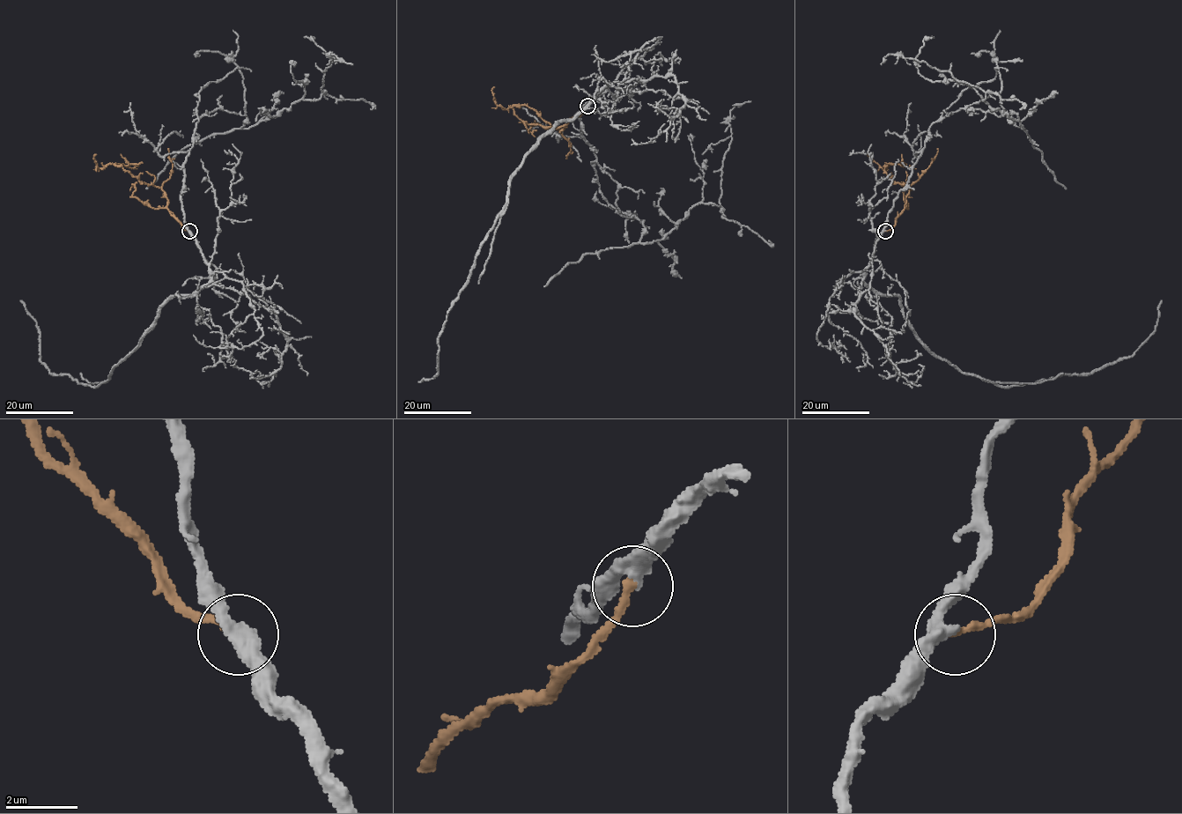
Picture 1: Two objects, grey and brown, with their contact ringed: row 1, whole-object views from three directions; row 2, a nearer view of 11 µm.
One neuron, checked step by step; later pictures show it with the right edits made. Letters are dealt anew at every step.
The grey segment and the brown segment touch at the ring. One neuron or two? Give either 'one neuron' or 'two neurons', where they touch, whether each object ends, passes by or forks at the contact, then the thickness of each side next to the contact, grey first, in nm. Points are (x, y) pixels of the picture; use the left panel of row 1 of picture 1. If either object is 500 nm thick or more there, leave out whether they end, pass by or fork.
one neuron; place (189, 231); grey passes by; brown ends; calibres 400 and 240 nm

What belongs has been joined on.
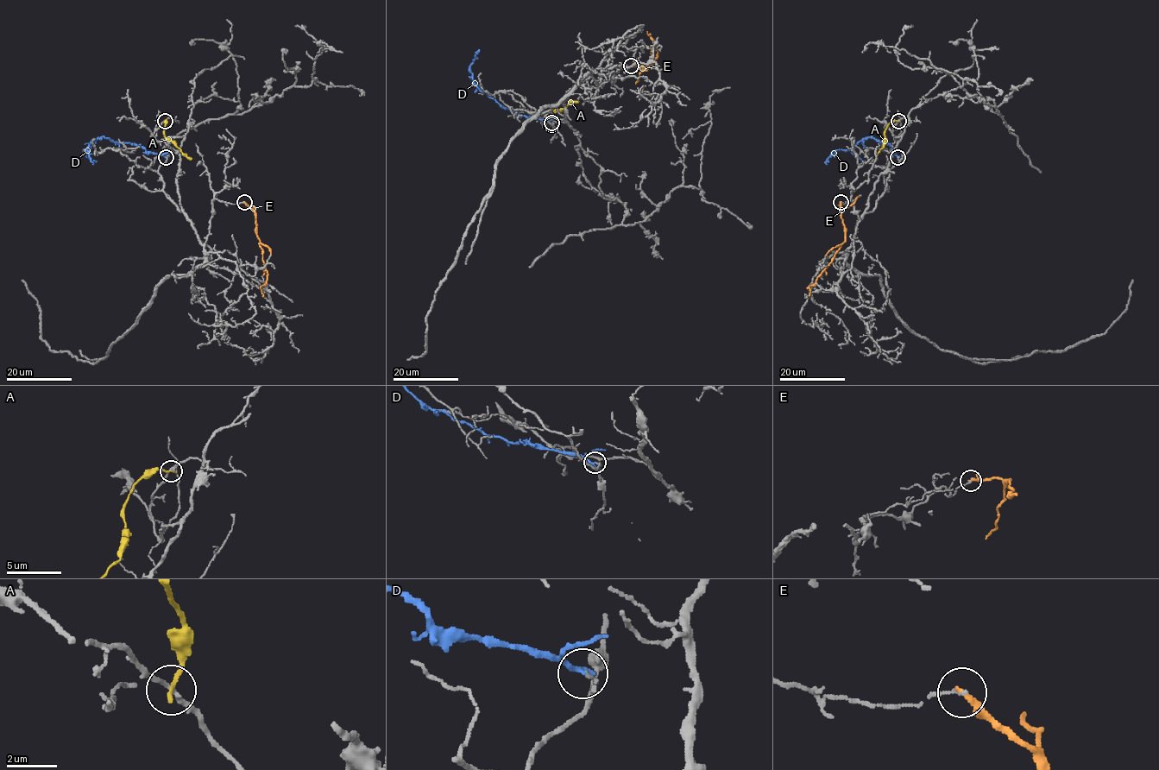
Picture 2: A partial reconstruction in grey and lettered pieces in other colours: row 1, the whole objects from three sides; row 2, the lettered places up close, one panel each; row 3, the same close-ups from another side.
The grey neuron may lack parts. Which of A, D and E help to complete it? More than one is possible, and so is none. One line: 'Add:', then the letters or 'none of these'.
Add: none of these

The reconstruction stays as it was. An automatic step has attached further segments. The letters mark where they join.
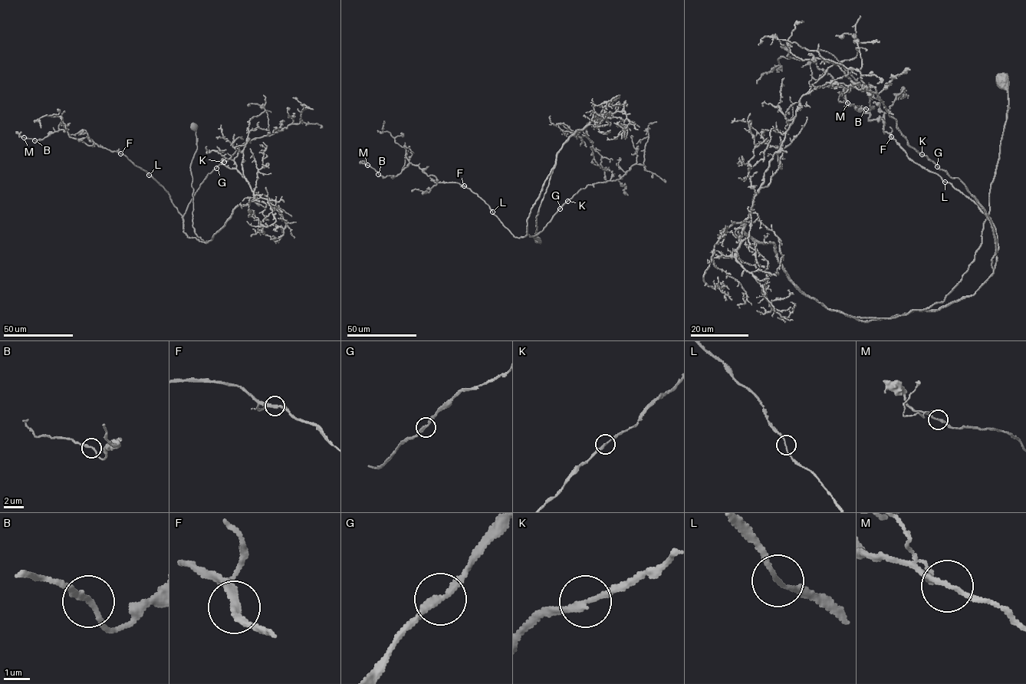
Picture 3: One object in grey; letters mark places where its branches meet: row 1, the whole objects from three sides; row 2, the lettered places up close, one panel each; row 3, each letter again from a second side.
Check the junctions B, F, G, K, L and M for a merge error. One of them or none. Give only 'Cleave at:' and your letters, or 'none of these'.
Cleave at: none of these

